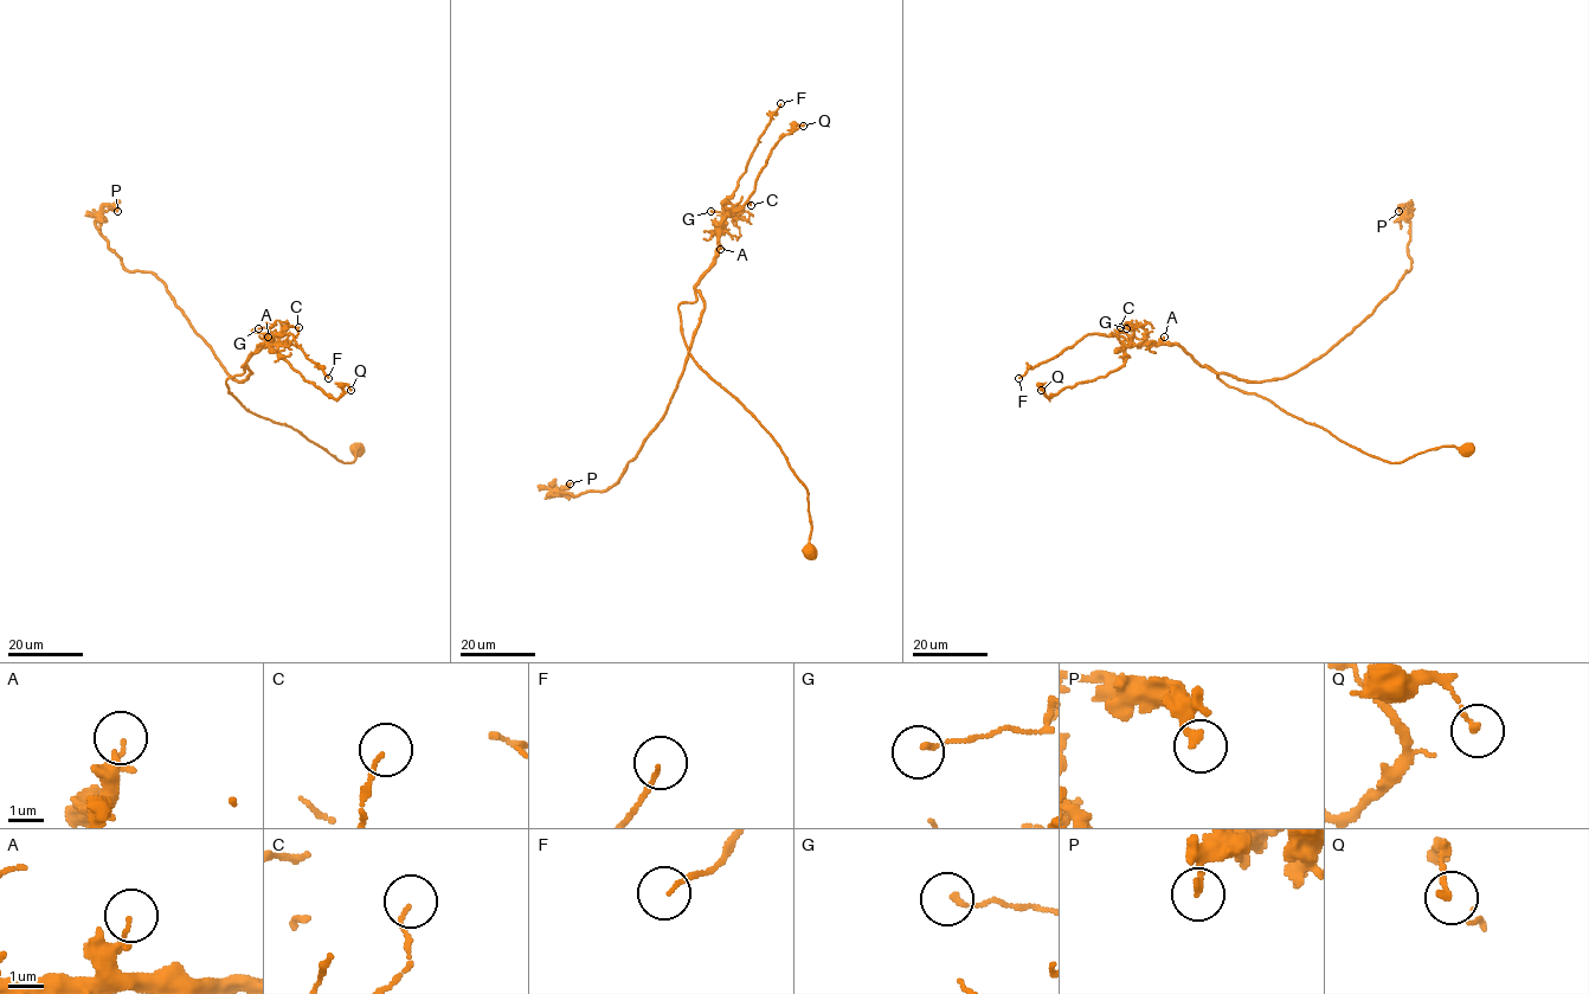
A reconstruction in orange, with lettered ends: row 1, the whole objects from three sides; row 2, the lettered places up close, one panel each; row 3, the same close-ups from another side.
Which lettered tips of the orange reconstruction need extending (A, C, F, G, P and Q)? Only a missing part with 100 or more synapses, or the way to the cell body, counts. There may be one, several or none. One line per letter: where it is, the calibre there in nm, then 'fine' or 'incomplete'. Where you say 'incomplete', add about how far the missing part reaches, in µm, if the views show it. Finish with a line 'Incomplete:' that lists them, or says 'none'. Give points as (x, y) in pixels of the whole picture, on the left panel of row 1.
A: place (268, 337); calibre 100 nm; fine
C: place (298, 327); calibre 80 nm; fine
F: place (328, 378); calibre 90 nm; fine
G: place (258, 328); calibre 120 nm; fine
P: place (117, 211); calibre 200 nm; fine
Q: place (351, 390); calibre 170 nm; fine
Incomplete: none

